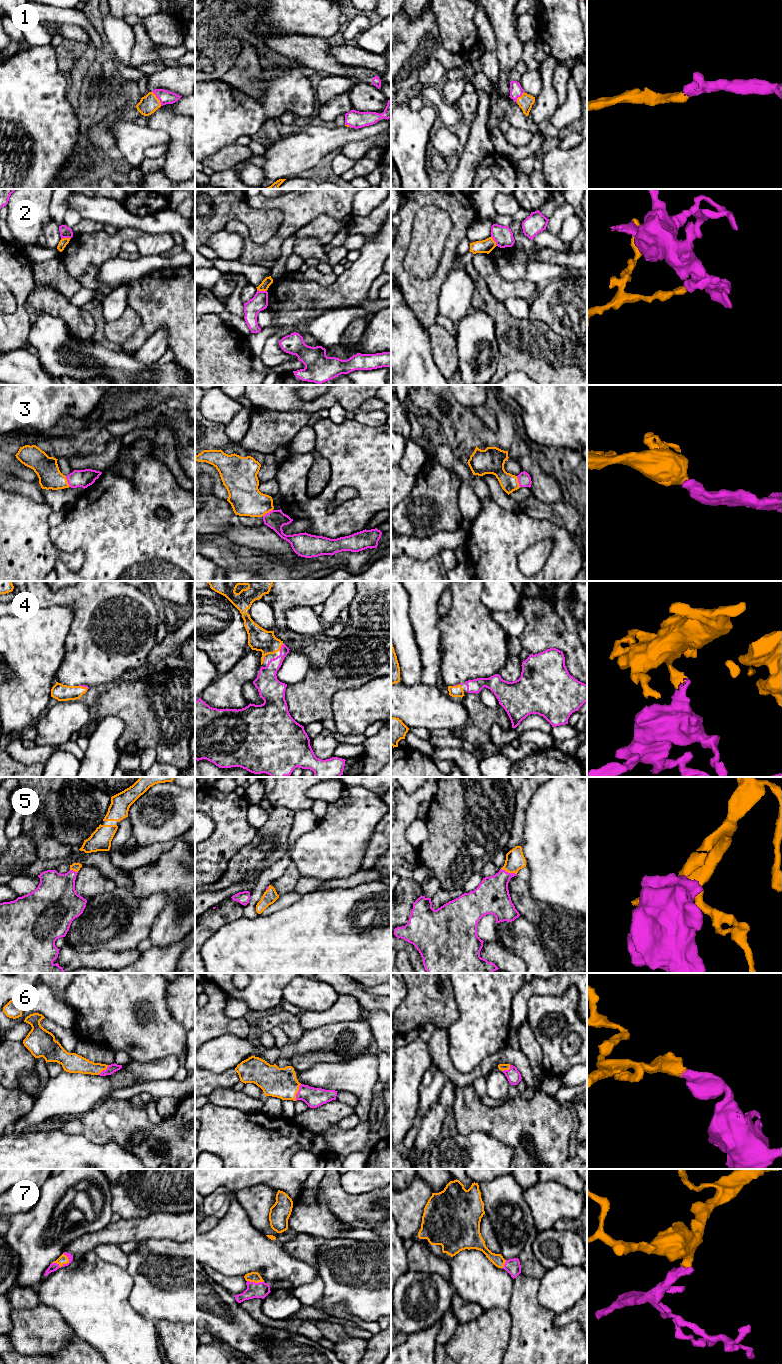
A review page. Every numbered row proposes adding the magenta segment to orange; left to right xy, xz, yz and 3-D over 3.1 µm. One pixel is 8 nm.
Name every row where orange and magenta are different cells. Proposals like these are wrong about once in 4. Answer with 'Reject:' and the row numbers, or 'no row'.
Reject: 2

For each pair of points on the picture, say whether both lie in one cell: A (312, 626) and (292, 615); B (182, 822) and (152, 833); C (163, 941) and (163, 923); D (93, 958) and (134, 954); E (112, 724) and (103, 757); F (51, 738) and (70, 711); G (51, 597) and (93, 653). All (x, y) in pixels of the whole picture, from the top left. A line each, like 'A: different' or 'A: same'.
A: same
B: same
C: same
D: same
E: same
F: same
G: same

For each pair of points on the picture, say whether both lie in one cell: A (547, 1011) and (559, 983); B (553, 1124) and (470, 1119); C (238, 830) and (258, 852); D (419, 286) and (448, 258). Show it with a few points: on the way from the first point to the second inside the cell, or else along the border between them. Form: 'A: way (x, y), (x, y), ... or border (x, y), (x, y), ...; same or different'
A: border (576, 987), (571, 985), (560, 995), (531, 996); different
B: way (532, 1119), (530, 1121), (491, 1120); same
C: border (257, 829), (254, 837), (231, 857); different
D: way (428, 286), (442, 272), (444, 267); same

